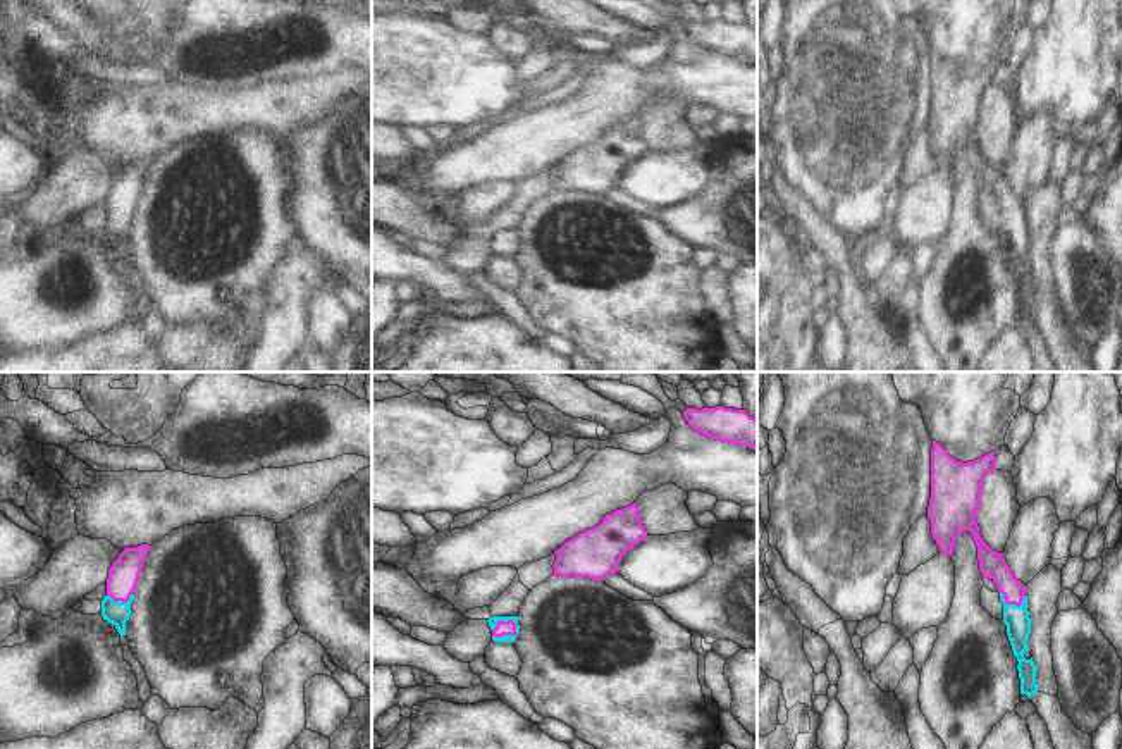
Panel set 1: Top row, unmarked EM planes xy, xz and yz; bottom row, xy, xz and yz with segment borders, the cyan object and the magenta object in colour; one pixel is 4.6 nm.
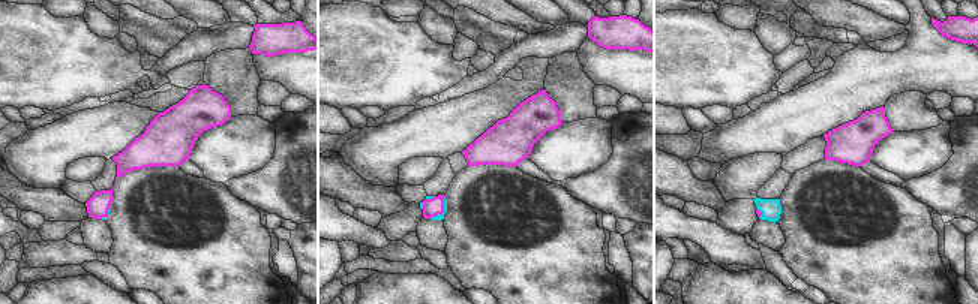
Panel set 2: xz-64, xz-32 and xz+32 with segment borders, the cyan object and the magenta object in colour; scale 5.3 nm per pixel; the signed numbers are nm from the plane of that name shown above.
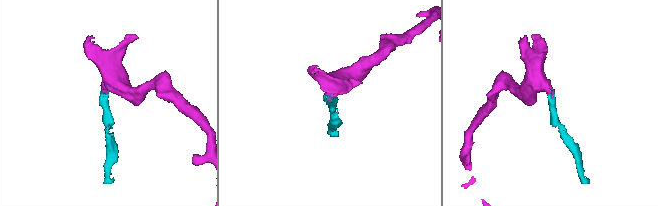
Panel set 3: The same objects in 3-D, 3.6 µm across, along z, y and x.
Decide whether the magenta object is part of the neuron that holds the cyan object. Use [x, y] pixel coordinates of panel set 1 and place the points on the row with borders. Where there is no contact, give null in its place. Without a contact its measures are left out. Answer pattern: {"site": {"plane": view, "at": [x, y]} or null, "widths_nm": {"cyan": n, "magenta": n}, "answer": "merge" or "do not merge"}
{"site": {"plane": "xz", "at": [508, 636]}, "widths_nm": {"cyan": 50, "magenta": 70}, "answer": "merge"}

